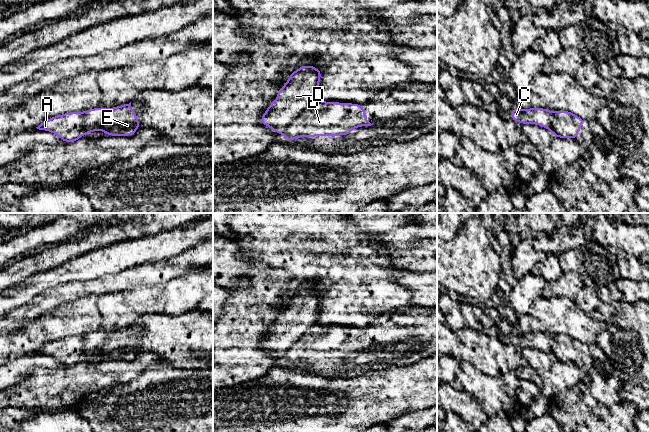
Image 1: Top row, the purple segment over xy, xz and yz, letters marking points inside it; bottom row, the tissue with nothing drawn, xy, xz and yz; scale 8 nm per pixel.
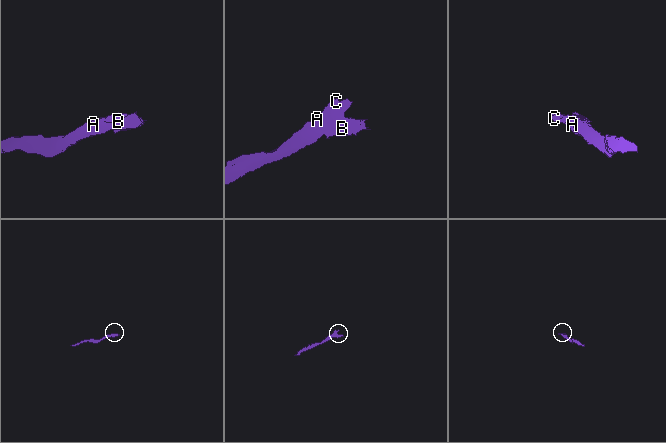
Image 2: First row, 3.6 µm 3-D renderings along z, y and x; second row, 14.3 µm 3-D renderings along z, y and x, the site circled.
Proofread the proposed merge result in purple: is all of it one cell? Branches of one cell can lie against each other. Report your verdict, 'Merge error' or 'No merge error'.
Merge error

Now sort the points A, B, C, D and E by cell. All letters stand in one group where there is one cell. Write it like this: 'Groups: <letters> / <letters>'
Groups: A C D / B E

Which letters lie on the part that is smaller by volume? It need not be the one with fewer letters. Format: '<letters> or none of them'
B, E

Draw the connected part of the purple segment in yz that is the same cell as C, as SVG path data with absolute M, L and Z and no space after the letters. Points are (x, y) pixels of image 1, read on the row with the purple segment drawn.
M516 107L510 111L510 118L516 123L521 124L536 124L541 127L547 128L552 132L555 137L553 130L553 112L544 108L529 108L521 109Z

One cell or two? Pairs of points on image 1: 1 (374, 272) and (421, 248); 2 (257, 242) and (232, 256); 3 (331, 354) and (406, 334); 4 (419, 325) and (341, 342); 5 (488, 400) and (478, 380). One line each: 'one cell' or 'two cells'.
1: two cells
2: two cells
3: one cell
4: one cell
5: one cell

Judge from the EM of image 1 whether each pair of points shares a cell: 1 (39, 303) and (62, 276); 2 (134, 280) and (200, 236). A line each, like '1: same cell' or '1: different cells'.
1: different cells
2: different cells

